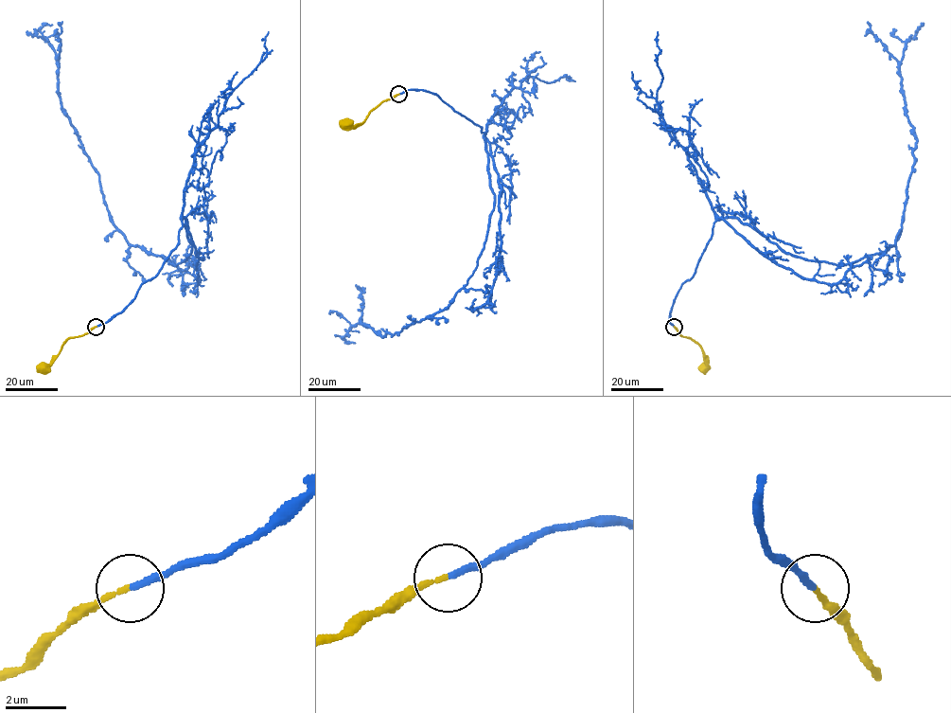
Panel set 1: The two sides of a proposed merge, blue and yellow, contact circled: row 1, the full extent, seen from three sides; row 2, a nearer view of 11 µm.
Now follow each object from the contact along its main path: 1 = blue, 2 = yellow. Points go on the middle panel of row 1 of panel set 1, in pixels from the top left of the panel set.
1: (398, 94), (435, 93), (481, 128), (494, 208), (451, 302), (382, 337), (361, 320), (343, 337), (355, 343)
2: (398, 94), (382, 101), (361, 123), (348, 124)

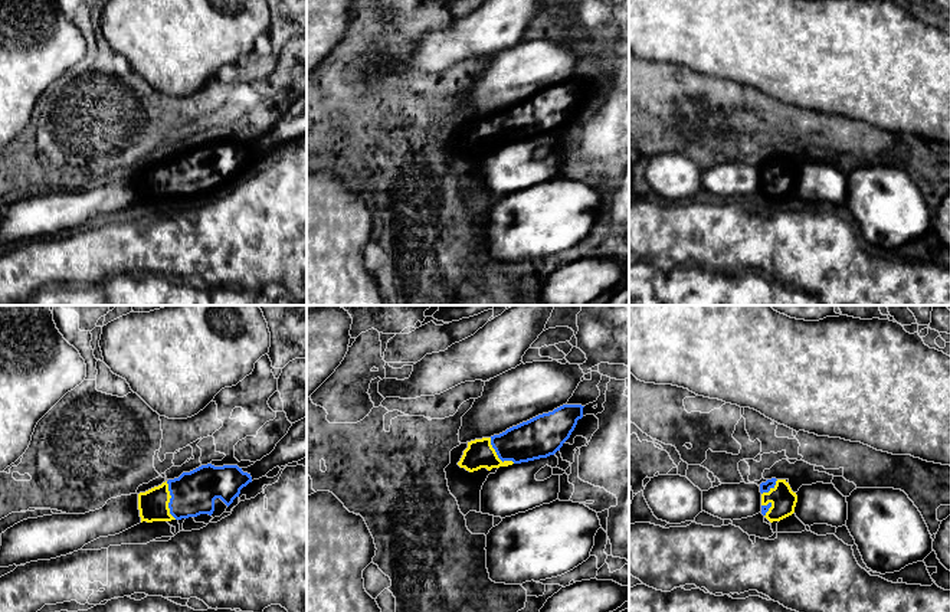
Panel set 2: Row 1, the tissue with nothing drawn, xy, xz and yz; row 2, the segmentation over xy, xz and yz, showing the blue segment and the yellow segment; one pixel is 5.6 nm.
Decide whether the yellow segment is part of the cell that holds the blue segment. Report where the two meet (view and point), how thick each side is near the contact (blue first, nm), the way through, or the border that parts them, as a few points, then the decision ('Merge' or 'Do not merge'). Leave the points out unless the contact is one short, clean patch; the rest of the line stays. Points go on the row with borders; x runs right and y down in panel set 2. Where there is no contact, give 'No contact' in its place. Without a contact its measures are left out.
Touches blue at xy (170, 500). Thickness 240 nm (blue) against 170 nm. Path across: xy (193, 493), (170, 500), (153, 504). Merge

